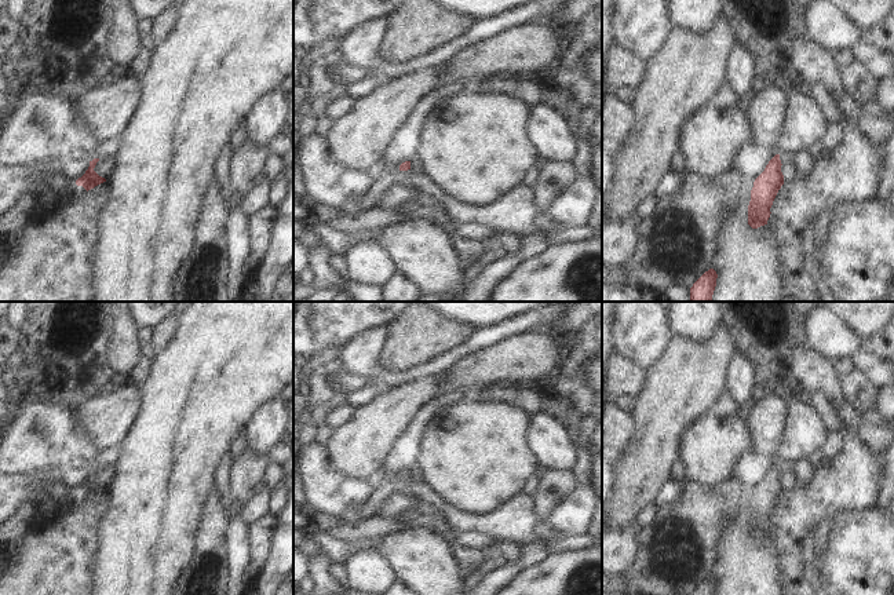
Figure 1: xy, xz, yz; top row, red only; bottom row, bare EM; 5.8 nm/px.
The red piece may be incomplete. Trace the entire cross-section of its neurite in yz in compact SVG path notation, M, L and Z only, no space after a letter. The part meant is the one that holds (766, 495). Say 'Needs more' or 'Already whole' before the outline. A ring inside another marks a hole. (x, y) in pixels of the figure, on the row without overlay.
Already whole. M776 463L753 490L748 514L748 533L752 537L767 533L773 510L784 493L781 474L780 463Z

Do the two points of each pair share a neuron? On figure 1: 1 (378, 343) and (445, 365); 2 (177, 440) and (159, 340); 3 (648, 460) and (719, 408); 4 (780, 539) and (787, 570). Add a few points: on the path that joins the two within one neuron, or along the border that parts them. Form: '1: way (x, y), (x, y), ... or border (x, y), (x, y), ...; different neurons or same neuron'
1: way (373, 367), (385, 378), (407, 378), (422, 371); same neuron
2: border (179, 324), (175, 338), (157, 353); different neurons
3: border (725, 390), (723, 395), (710, 411); different neurons
4: way (787, 547), (787, 562); same neuron

